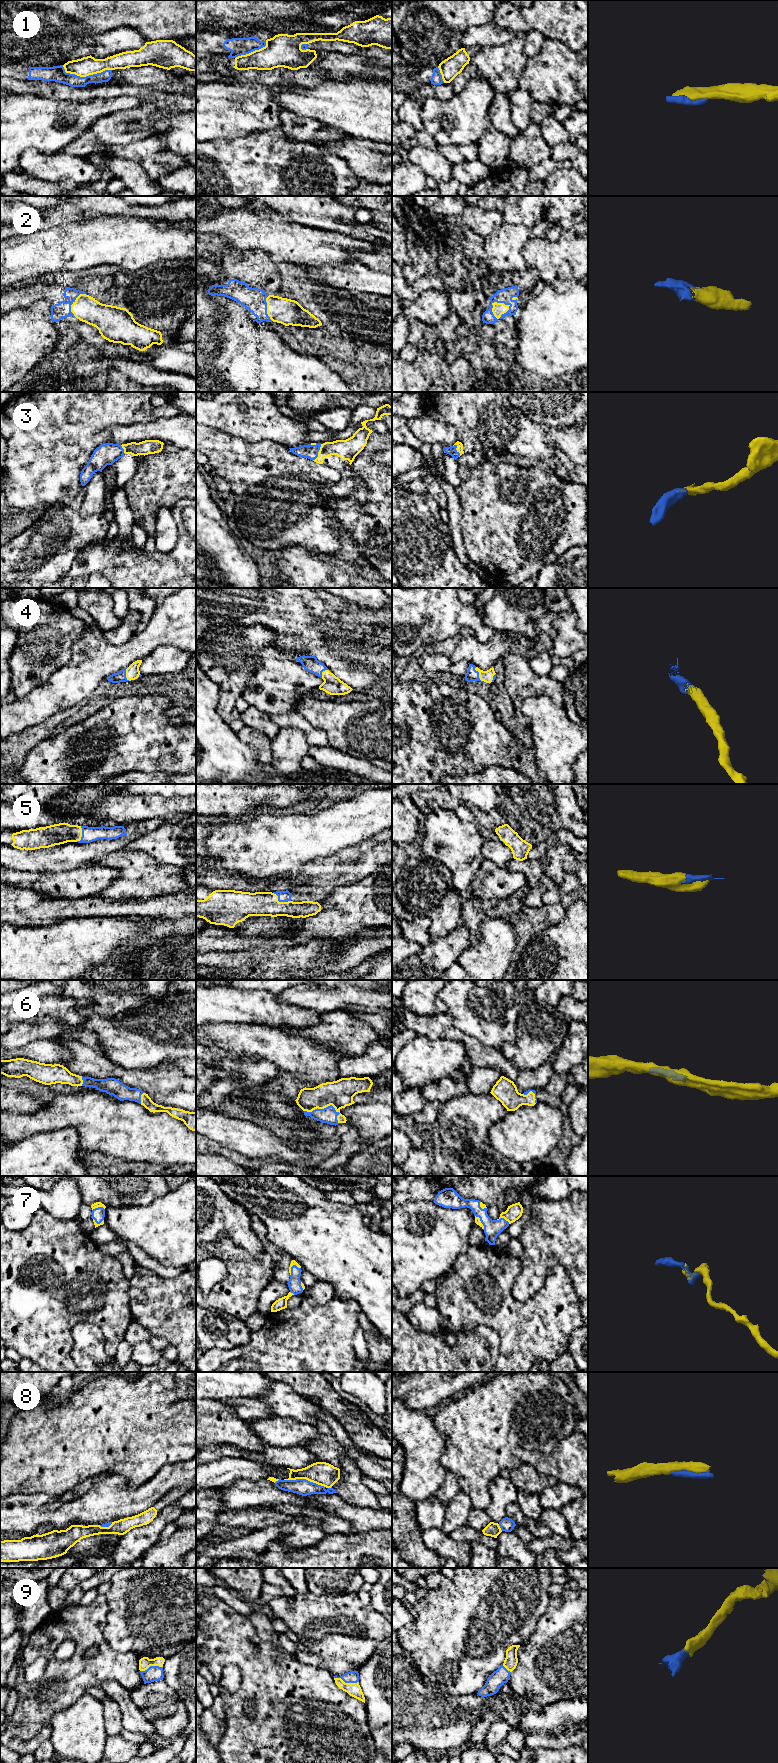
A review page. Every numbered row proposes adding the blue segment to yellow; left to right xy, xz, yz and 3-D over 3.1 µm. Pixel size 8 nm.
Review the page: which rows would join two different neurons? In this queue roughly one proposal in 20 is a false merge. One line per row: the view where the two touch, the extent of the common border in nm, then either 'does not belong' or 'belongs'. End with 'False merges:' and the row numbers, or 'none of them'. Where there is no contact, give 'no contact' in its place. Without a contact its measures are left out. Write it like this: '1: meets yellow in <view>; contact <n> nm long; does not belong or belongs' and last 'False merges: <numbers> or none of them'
1: meets yellow in xy; contact 400 nm long; does not belong
2: meets yellow in yz; contact 170 nm long; belongs
3: meets yellow in xz; contact 150 nm long; belongs
4: meets yellow in yz; contact 150 nm long; belongs
5: meets yellow in xz; contact 160 nm long; belongs
6: meets yellow in xz; contact 300 nm long; belongs
7: meets yellow in xz; contact 110 nm long; belongs
8: meets yellow in xz; contact 340 nm long; belongs
9: meets yellow in xz; contact 200 nm long; belongs
False merges: 1

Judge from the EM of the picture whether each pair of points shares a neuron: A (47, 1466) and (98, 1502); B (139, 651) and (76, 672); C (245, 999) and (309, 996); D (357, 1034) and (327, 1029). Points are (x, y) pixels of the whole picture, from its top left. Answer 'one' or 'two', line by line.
A: two
B: one
C: two
D: one

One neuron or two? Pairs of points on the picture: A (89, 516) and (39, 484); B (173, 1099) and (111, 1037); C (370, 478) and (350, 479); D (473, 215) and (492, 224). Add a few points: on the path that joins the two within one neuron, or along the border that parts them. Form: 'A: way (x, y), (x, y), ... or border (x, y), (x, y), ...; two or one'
A: border (85, 486), (82, 503), (76, 509), (65, 508); two
B: border (165, 1062), (145, 1069), (124, 1069), (120, 1066); two
C: border (356, 455), (350, 468), (368, 491), (366, 501); two
D: way (478, 220), (487, 222); one

